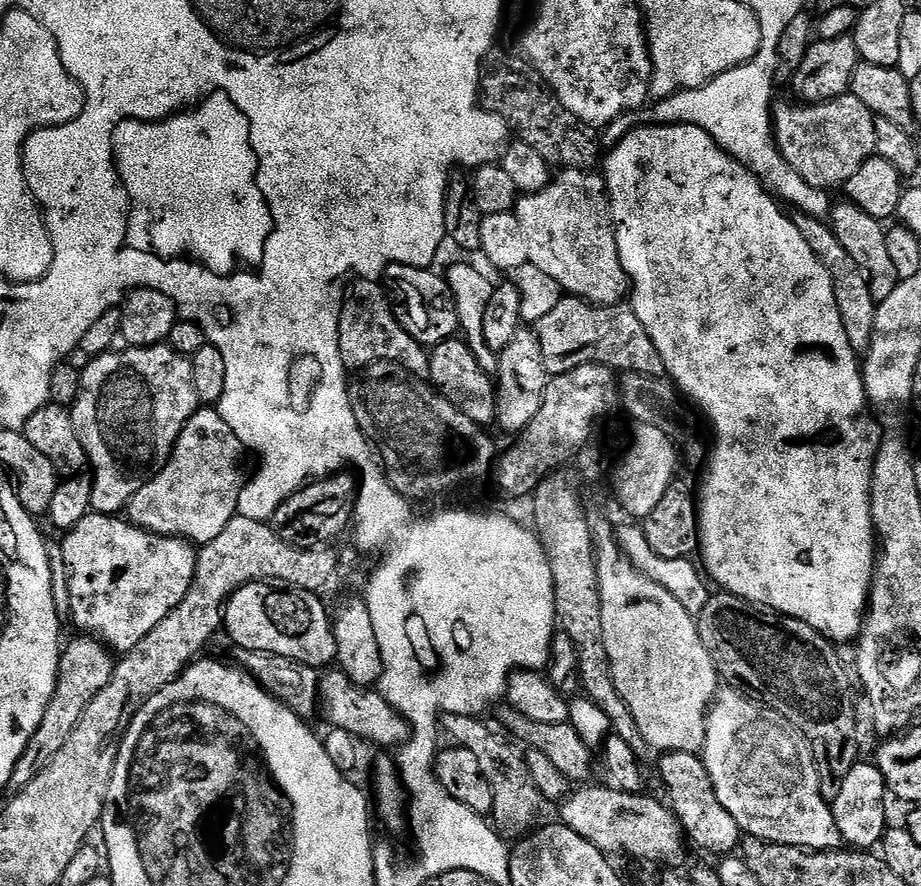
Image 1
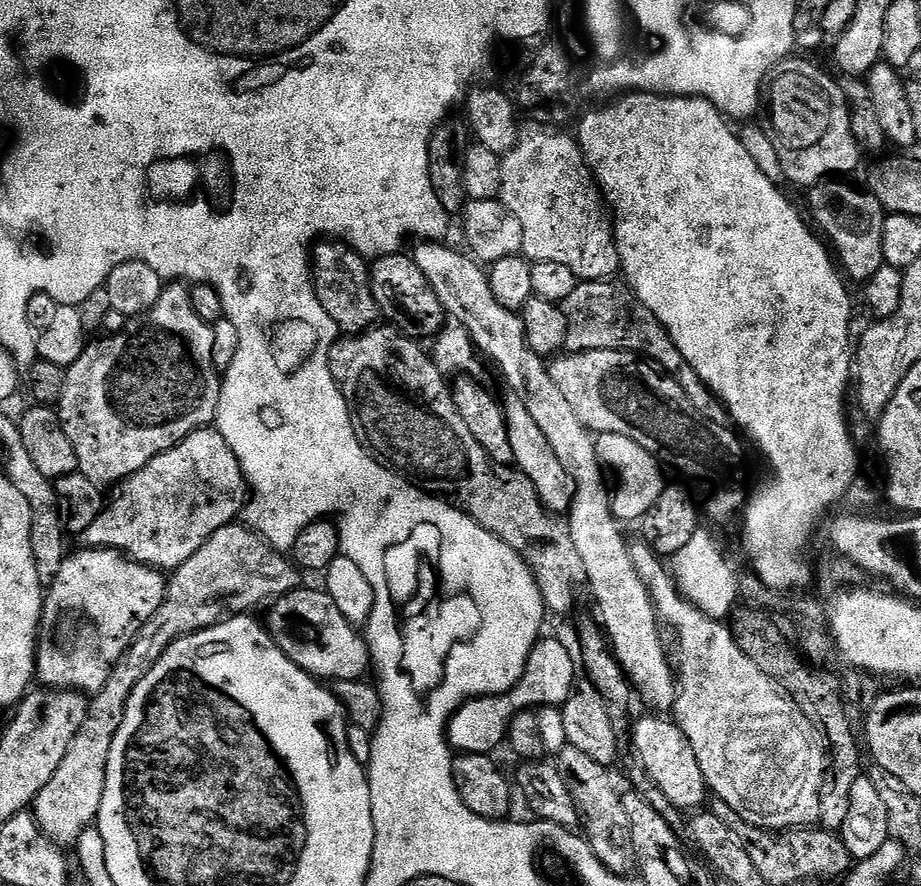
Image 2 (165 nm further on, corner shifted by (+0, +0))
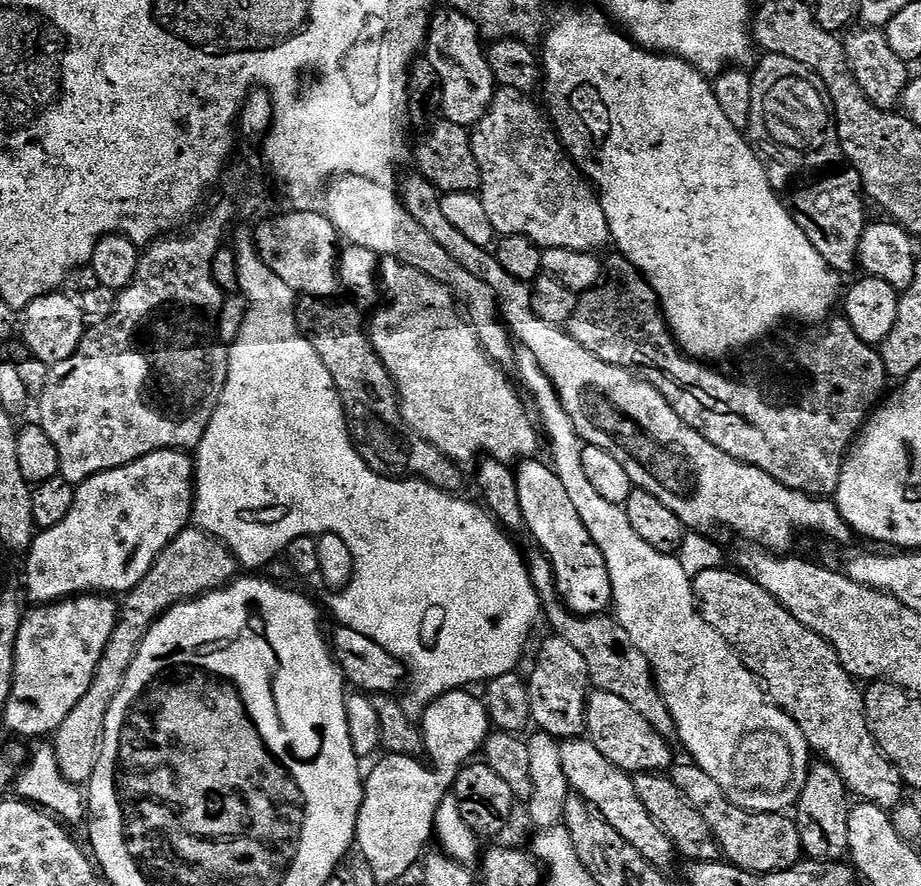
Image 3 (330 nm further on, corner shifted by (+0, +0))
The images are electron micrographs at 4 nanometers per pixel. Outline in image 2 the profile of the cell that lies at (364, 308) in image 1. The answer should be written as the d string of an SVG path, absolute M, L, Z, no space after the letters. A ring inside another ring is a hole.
M343 242L317 243L310 252L310 279L314 285L314 298L324 307L333 325L341 328L341 333L352 334L373 327L372 308L364 304L364 300L374 296L370 268L359 252Z

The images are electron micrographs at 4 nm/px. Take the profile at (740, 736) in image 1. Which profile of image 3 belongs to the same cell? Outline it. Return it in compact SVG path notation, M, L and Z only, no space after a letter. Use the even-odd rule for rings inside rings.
M520 354L520 357L516 360L516 372L520 375L520 380L524 383L525 390L532 395L532 404L536 407L537 414L540 415L540 422L538 418L538 424L542 429L543 439L544 436L548 439L548 448L552 451L550 467L555 470L556 476L562 482L563 488L566 489L566 494L570 494L570 502L574 502L574 510L578 510L578 514L582 518L582 526L586 526L586 530L590 530L590 538L594 538L598 550L602 550L602 558L606 558L606 570L610 574L610 582L612 583L611 607L614 609L614 618L622 626L622 630L626 630L626 634L630 634L630 642L634 642L634 646L638 646L638 650L642 650L646 662L649 667L652 668L652 677L656 680L658 690L666 702L666 706L670 712L670 718L676 727L675 739L677 741L680 740L681 746L692 755L689 756L691 763L696 764L706 774L710 774L710 778L714 778L714 782L718 782L718 786L722 790L724 797L734 806L738 806L747 812L783 813L785 810L791 809L793 805L795 805L796 800L800 797L802 776L799 764L805 763L804 765L807 765L809 763L808 756L810 757L810 749L806 738L802 734L802 730L798 730L794 718L787 716L782 709L777 708L775 704L769 701L760 681L757 680L756 676L748 667L740 661L740 655L738 655L736 649L730 647L726 642L726 638L722 638L722 634L718 634L718 630L714 630L714 626L710 626L710 622L706 622L702 618L702 614L696 609L696 595L692 593L692 577L686 574L686 570L682 570L682 562L675 555L654 550L654 546L650 546L650 542L642 542L642 538L638 538L638 534L634 534L634 526L630 526L630 518L625 514L623 507L618 504L606 502L606 498L602 498L602 494L598 494L598 490L594 490L594 486L590 486L590 482L586 478L586 470L582 467L582 450L586 445L584 441L581 440L578 430L574 430L574 422L570 422L570 416L566 414L566 410L562 406L562 402L558 398L554 386L550 380L542 374L542 370L538 364L534 362L534 358L527 354Z

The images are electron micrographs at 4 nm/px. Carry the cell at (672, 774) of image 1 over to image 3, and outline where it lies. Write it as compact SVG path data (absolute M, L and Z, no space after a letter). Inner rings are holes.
M595 690L589 691L588 703L584 710L584 727L587 739L592 745L614 766L618 766L629 774L660 774L671 769L674 764L672 760L672 748L669 741L642 714L638 714L632 707L614 694L606 694Z

